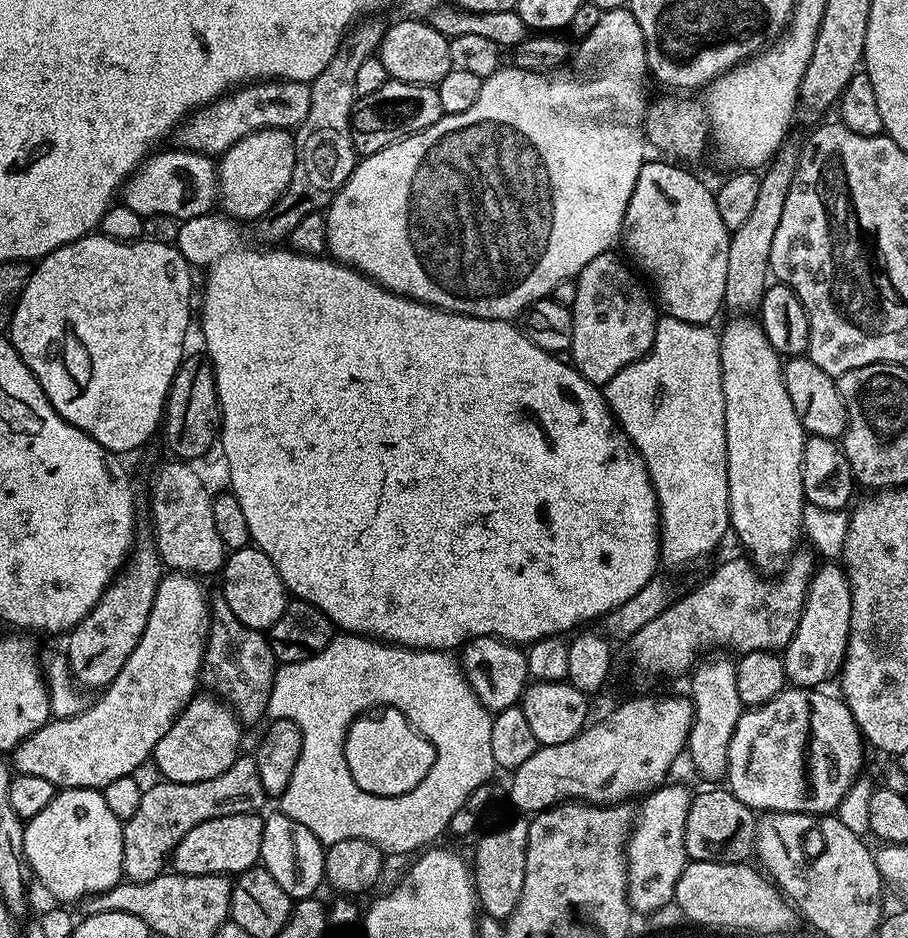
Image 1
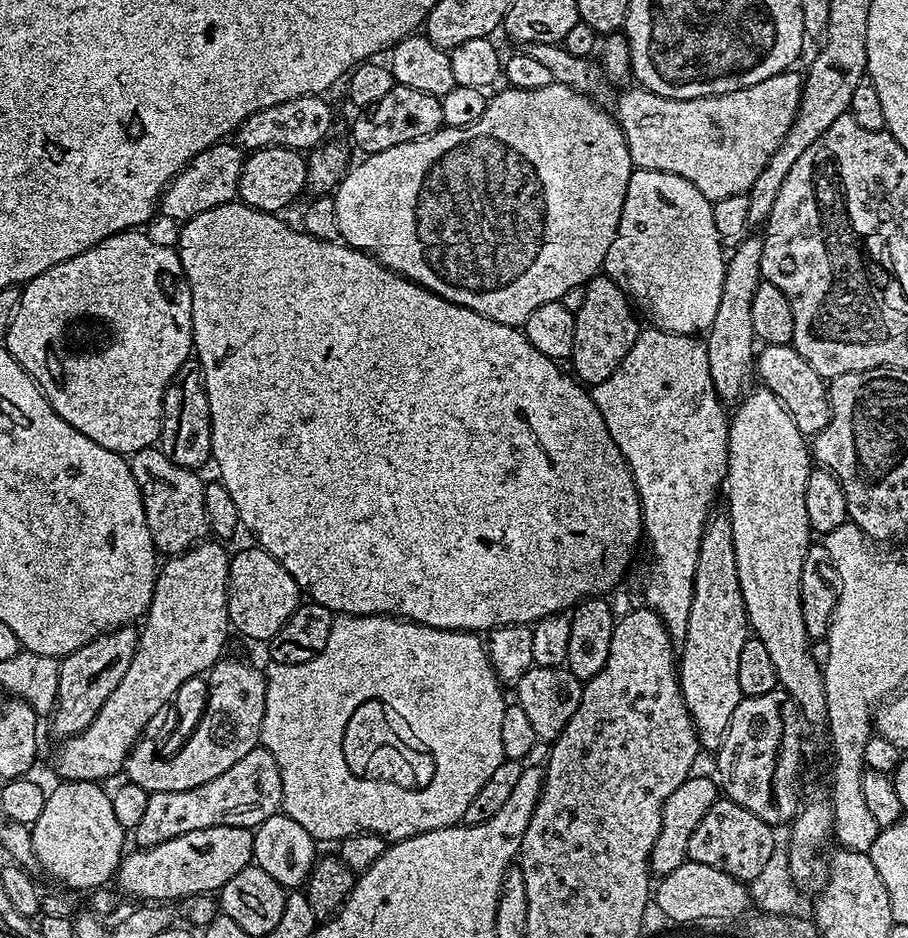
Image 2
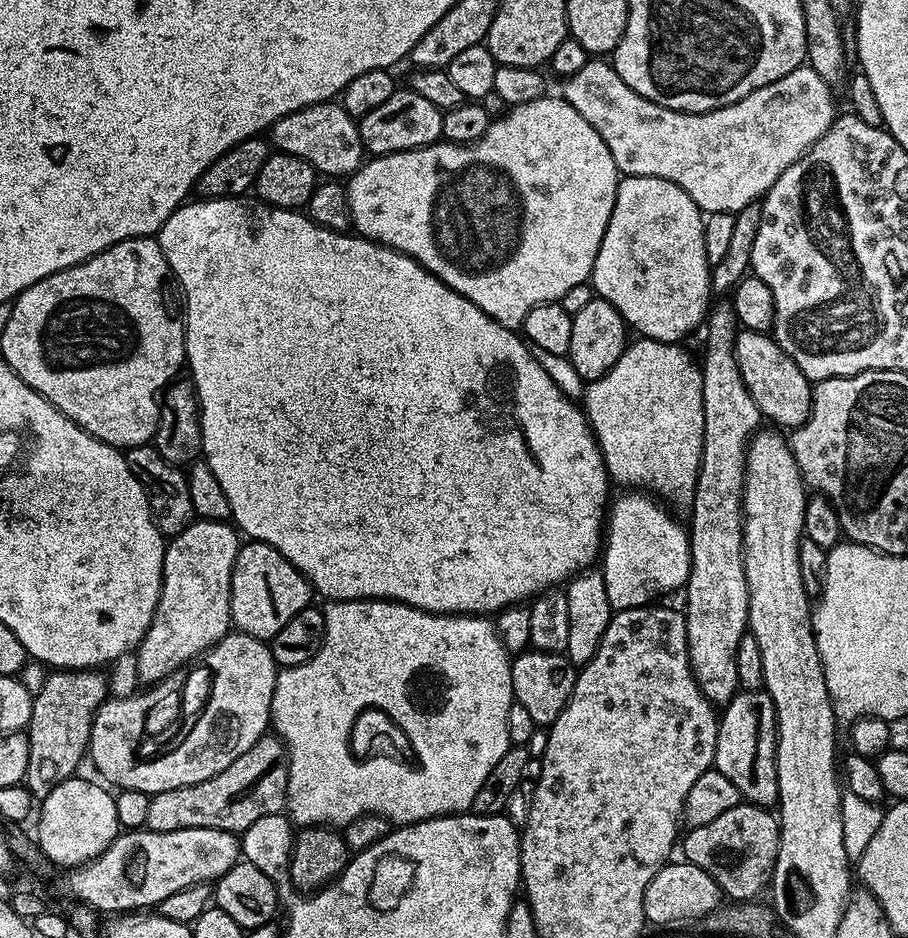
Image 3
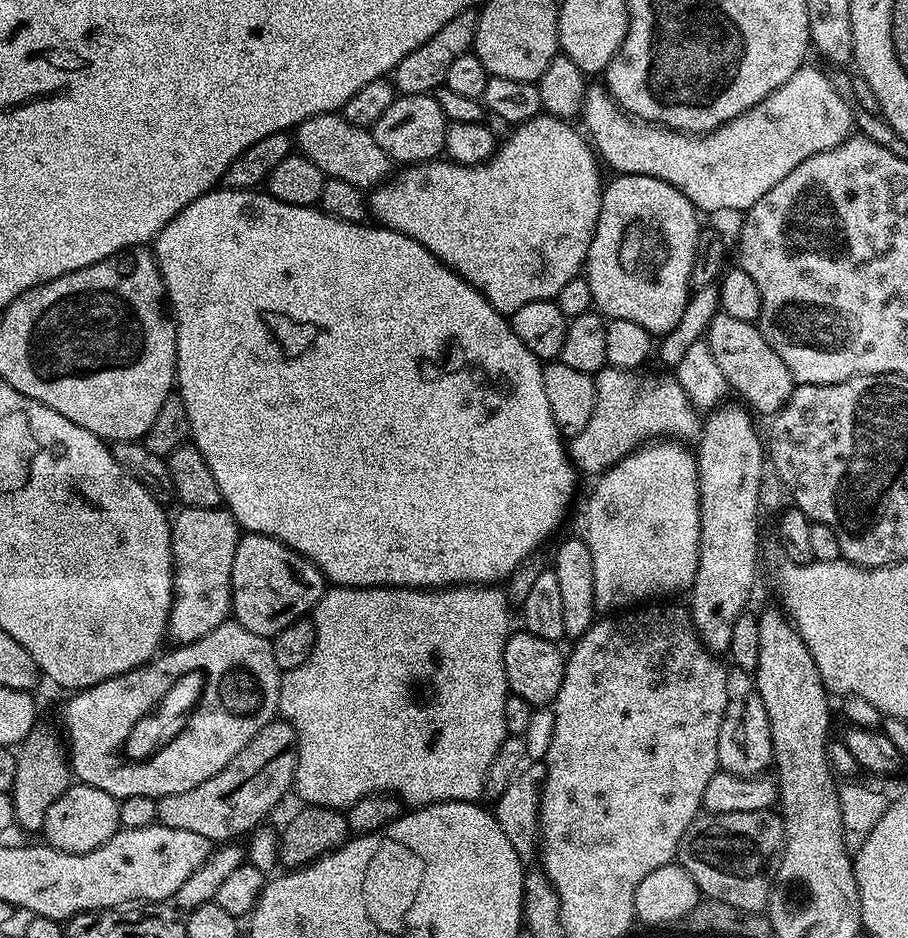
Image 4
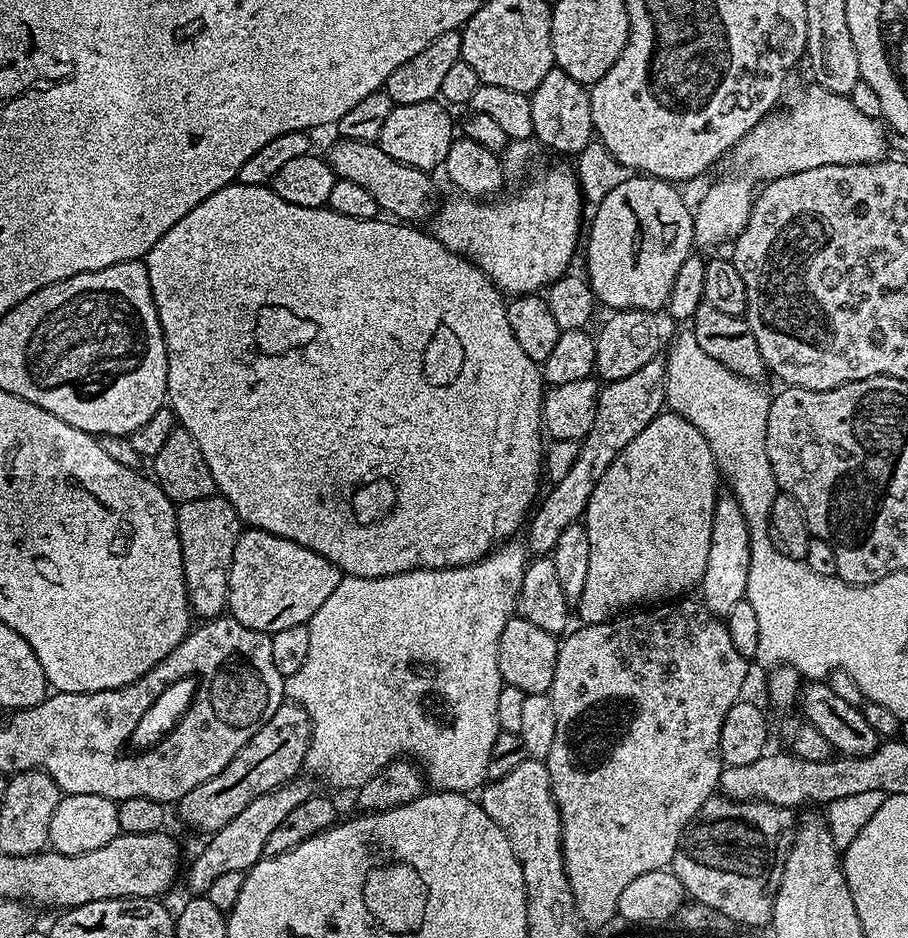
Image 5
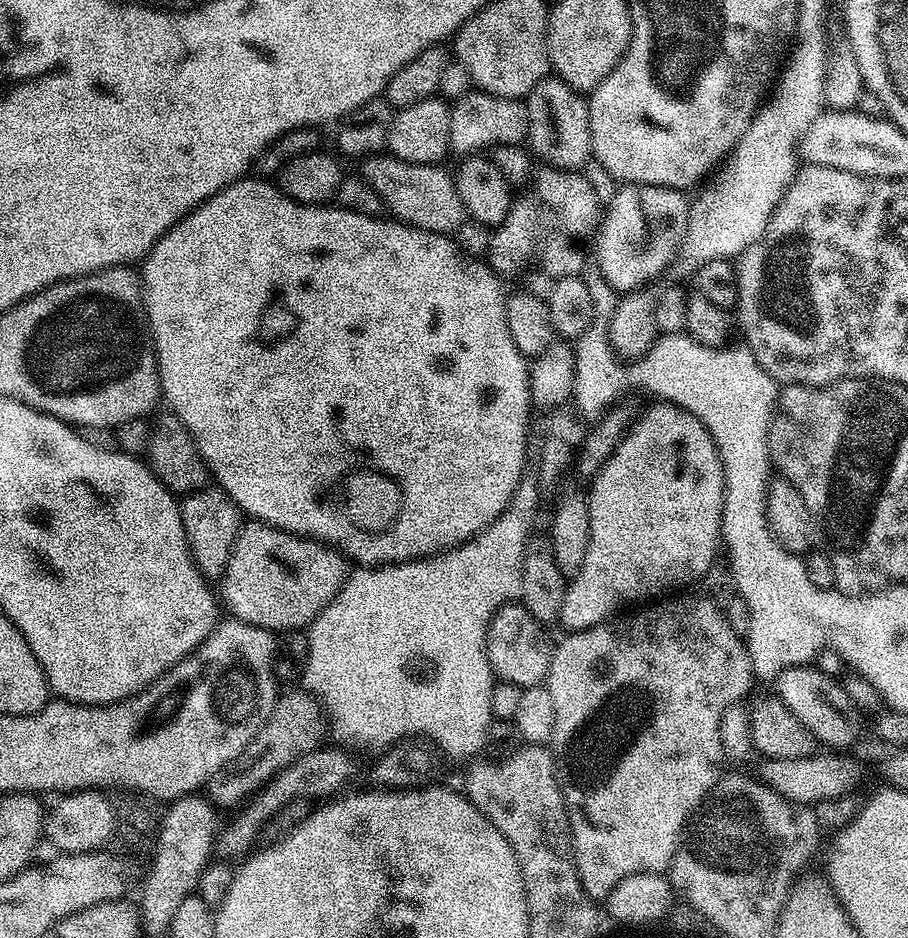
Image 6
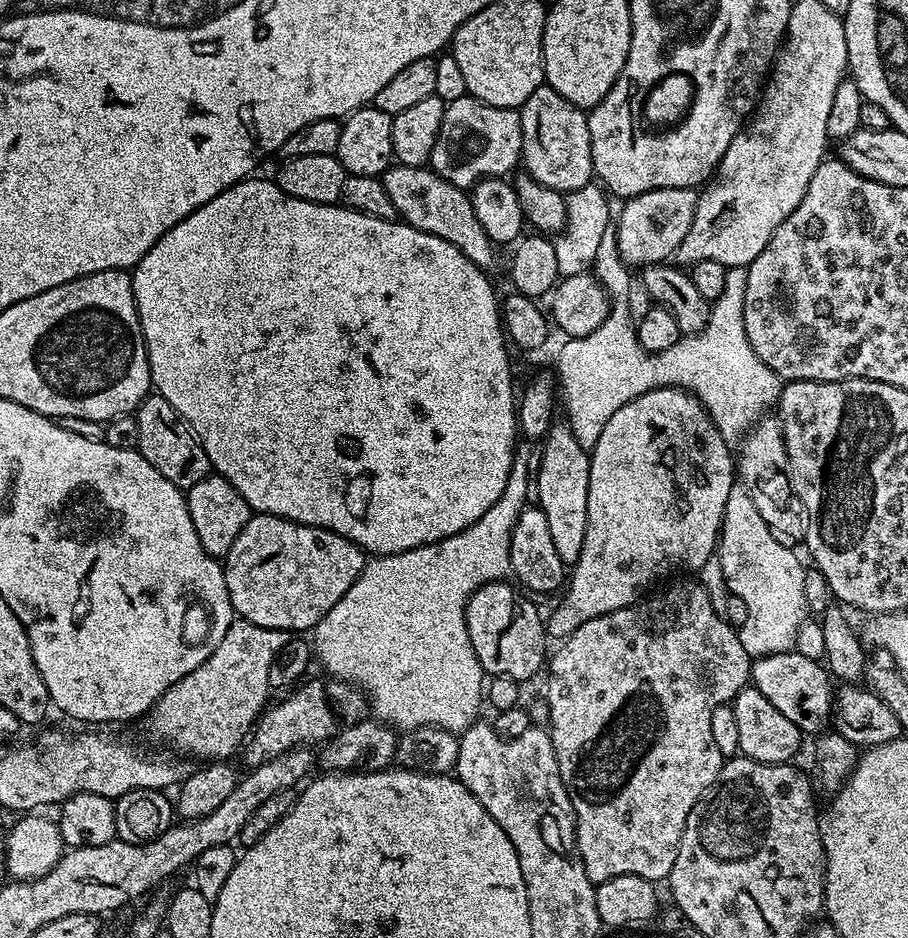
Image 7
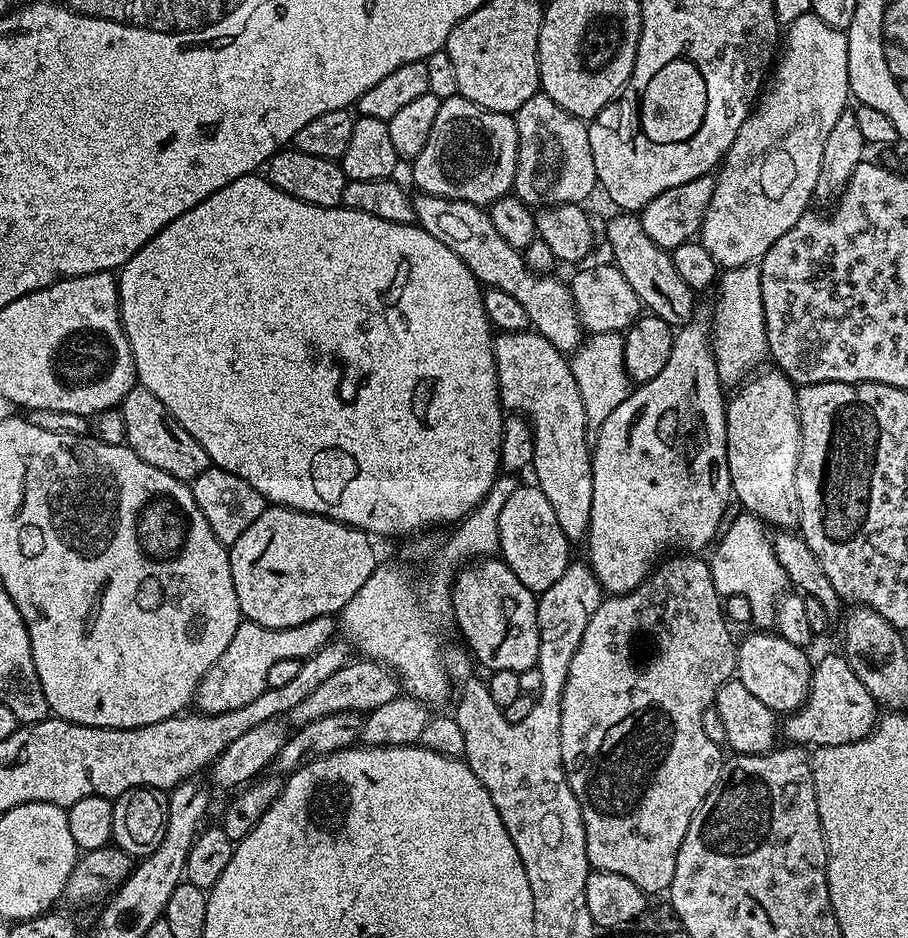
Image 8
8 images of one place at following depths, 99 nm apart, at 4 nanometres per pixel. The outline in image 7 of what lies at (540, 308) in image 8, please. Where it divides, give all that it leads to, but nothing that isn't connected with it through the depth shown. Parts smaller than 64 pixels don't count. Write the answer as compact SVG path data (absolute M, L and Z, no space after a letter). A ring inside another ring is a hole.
M393 163L392 167L384 171L382 179L386 194L390 194L390 202L394 202L396 215L403 223L438 238L446 238L446 242L458 246L462 254L470 258L470 262L474 262L479 268L491 269L497 249L486 230L482 230L478 214L474 214L471 195L465 189L446 182L428 166L415 168Z

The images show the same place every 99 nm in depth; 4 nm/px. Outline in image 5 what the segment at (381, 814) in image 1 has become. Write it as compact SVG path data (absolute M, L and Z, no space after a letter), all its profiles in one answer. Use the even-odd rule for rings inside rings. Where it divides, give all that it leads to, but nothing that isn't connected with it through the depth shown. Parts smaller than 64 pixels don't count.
M512 538L501 543L481 560L457 568L419 568L413 572L382 578L344 576L334 594L330 594L330 598L326 598L326 602L318 606L318 610L307 623L310 630L310 650L306 663L298 669L298 674L290 674L284 681L285 697L293 704L302 705L312 723L312 741L304 759L304 768L312 771L311 775L317 781L320 779L332 788L355 790L370 782L370 778L374 778L374 774L382 771L392 760L411 758L420 765L427 783L433 789L442 792L475 793L488 780L490 750L494 750L494 742L501 731L496 717L498 694L502 687L498 670L498 638L502 638L506 622L517 611L524 568L527 567L529 559L530 553L525 541Z

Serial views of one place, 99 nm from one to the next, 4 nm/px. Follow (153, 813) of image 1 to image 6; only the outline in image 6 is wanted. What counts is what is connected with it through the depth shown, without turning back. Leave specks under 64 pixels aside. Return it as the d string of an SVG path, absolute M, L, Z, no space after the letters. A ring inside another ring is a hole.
M297 690L289 696L281 695L272 708L272 717L260 727L260 732L252 739L247 755L231 770L208 781L206 785L208 799L220 810L232 807L235 809L243 805L273 776L278 775L286 766L290 766L290 762L302 758L302 754L310 754L321 747L323 740L320 739L323 736L326 736L326 713L320 707L320 701L311 692Z

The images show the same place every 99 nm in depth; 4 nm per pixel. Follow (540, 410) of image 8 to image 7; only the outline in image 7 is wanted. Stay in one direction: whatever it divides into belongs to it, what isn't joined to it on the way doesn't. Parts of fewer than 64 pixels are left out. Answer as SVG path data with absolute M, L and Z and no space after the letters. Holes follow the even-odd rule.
M556 422L549 428L542 441L544 453L539 453L538 467L534 472L534 496L538 507L546 514L550 526L550 538L554 538L554 550L565 566L578 562L582 554L582 542L586 542L586 518L590 499L590 452L578 446L567 423Z

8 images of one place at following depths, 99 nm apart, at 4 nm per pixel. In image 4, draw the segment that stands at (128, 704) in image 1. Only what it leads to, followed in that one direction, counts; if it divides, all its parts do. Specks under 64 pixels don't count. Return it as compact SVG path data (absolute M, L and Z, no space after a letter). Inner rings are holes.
M223 507L185 508L174 516L172 525L172 609L168 619L167 635L177 645L189 645L200 640L229 619L232 611L232 567L234 550L238 546L242 529L232 513Z

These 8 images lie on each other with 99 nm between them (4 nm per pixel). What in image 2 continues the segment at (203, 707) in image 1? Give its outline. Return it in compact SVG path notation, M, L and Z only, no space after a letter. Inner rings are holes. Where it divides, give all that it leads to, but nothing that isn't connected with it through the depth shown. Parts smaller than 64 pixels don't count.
M228 659L219 660L207 677L208 701L194 733L196 756L184 752L181 756L166 757L163 764L157 749L148 752L148 744L144 744L140 752L131 752L128 756L126 773L128 772L127 779L131 783L142 786L150 794L190 790L194 786L202 786L202 782L218 778L218 774L226 774L234 762L246 758L250 750L257 748L268 681L265 673L261 669L259 672L254 665L247 664L244 660Z

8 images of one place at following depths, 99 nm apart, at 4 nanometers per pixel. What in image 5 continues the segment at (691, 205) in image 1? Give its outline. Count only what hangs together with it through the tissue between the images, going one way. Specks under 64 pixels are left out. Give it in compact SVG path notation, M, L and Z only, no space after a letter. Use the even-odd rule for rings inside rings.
M635 174L628 181L623 182L607 194L600 204L595 205L592 216L592 229L587 229L586 240L588 236L588 272L586 271L586 279L588 285L592 288L592 293L601 305L605 304L608 310L623 310L625 308L633 308L639 312L655 312L659 313L665 307L670 298L670 286L674 286L674 277L678 274L678 270L682 266L682 262L686 262L686 258L693 255L694 241L692 239L692 218L694 215L691 207L684 205L684 200L675 192L673 185L666 180L657 180L654 176L646 176L643 174Z

